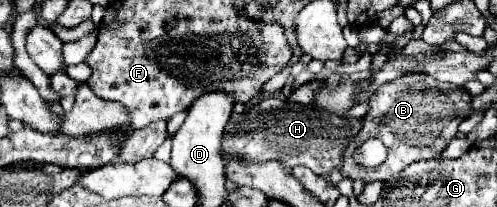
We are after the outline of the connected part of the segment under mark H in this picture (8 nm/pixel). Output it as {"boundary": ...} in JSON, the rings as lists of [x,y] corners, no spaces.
{"boundary":[[[265,98],[255,106],[255,112],[233,114],[227,122],[225,154],[239,154],[247,160],[269,162],[277,160],[287,168],[307,166],[317,176],[329,178],[333,170],[341,170],[343,150],[363,128],[363,118],[345,118],[329,114],[323,108],[293,104],[281,98]]]}

